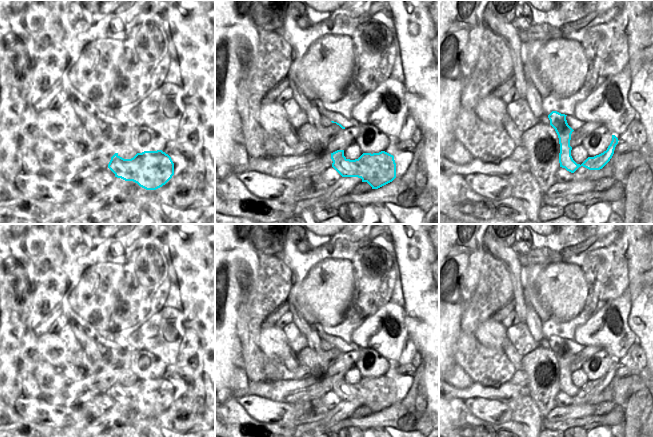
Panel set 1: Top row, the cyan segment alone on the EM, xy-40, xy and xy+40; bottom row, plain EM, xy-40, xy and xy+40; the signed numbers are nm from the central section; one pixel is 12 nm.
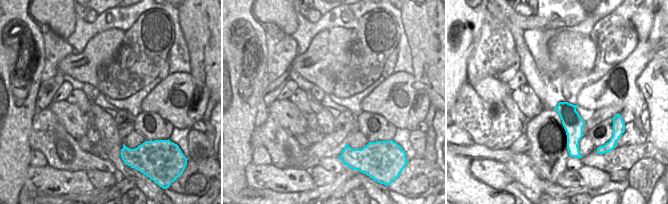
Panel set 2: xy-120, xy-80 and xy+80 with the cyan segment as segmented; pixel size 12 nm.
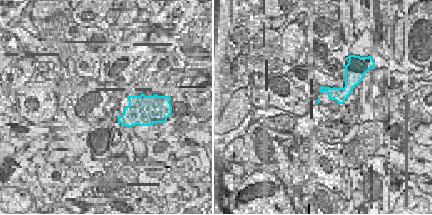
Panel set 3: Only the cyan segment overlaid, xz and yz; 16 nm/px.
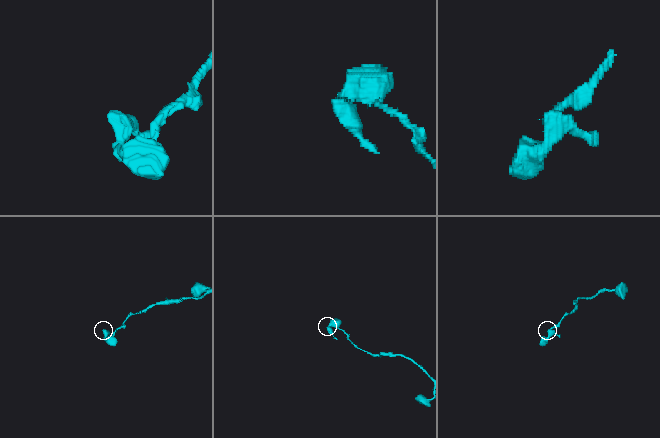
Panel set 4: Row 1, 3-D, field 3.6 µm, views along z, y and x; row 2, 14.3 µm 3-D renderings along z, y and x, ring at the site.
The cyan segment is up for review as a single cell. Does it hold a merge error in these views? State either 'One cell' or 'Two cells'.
Two cells

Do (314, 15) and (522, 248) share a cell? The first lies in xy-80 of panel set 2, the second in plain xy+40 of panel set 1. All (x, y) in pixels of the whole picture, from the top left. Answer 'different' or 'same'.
same

